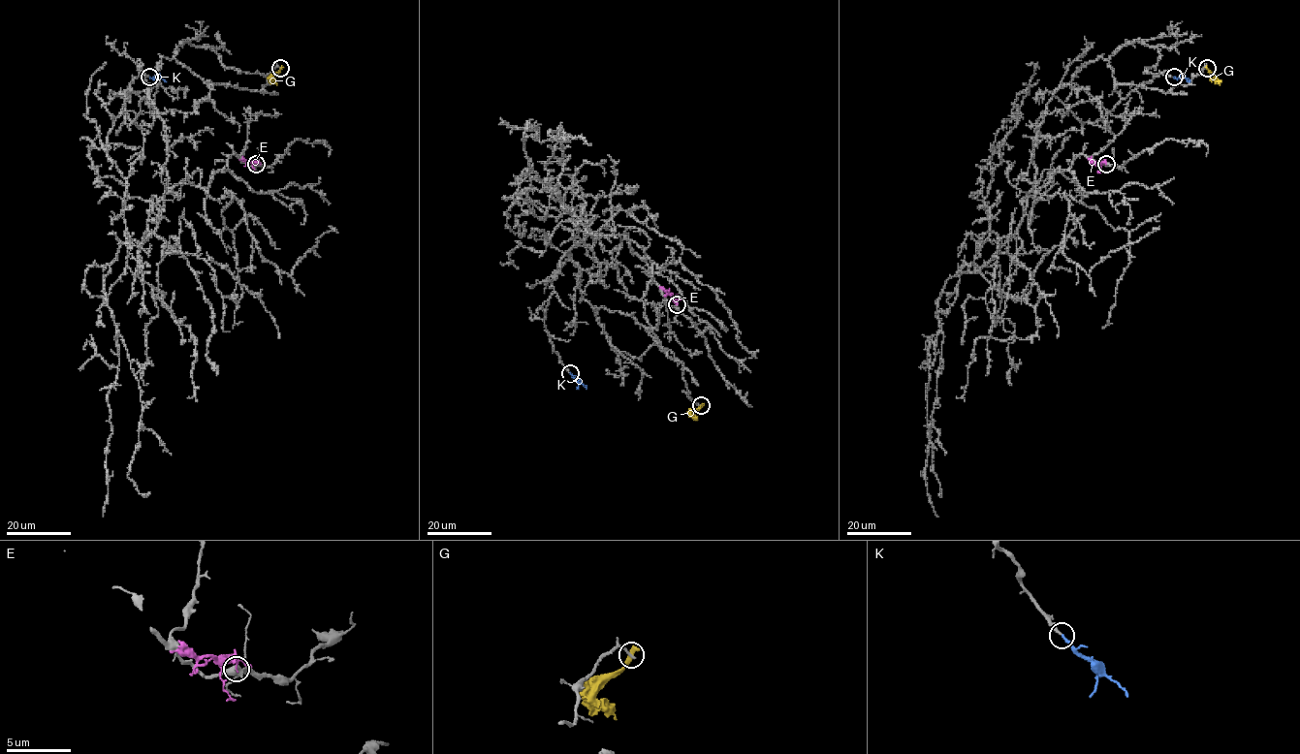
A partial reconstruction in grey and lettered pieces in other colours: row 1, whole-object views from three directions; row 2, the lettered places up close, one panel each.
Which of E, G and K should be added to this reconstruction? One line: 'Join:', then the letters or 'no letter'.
Join: K

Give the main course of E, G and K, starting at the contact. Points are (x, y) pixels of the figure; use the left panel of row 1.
E: (257, 164), (239, 160)
G: (280, 68), (270, 78), (277, 84)
K: (149, 77), (161, 77), (167, 82)

